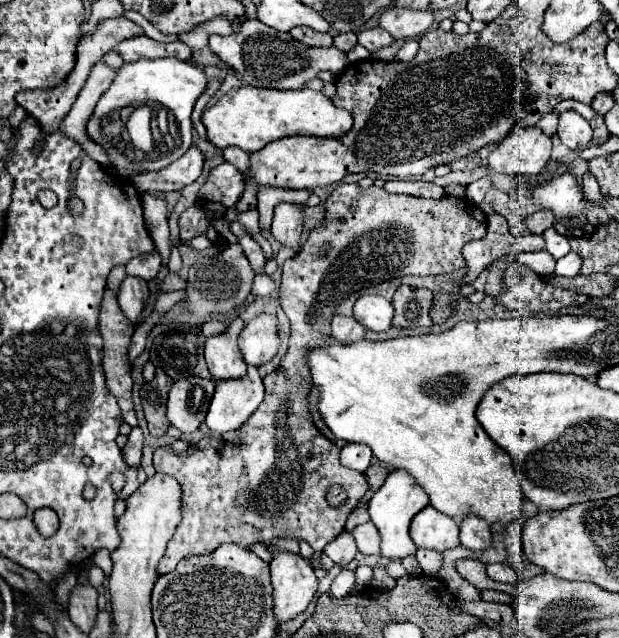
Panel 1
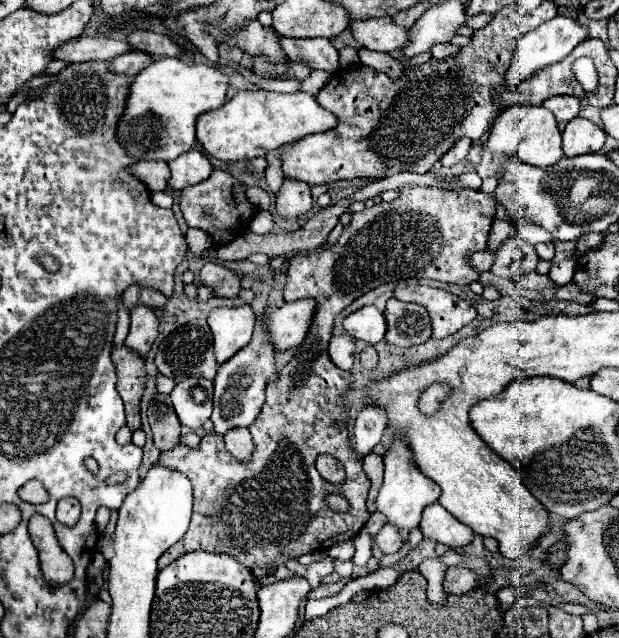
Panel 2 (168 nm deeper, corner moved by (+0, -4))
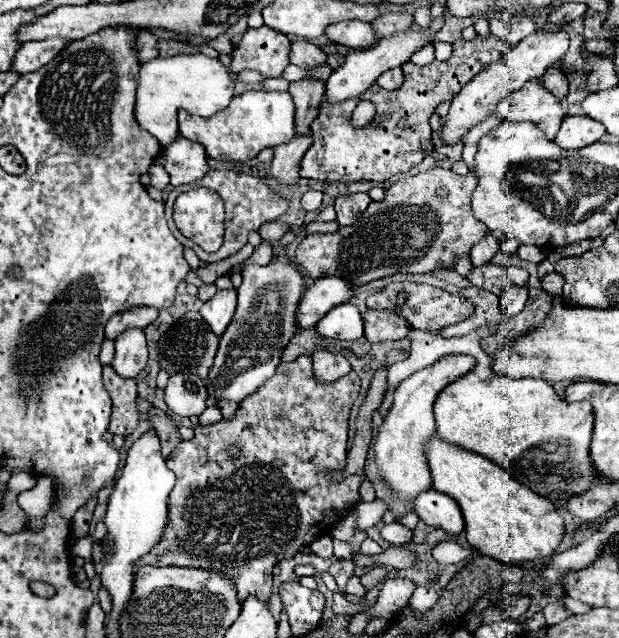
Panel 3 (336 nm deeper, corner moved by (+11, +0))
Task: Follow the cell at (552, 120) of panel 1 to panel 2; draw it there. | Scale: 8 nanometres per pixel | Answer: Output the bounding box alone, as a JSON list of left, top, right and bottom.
[542,96,580,122]

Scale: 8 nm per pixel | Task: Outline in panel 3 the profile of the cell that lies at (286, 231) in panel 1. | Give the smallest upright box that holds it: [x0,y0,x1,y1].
[271,130,313,184]

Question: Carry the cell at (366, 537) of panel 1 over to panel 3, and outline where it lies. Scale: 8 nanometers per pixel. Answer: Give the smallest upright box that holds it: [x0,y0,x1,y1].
[381,522,413,544]

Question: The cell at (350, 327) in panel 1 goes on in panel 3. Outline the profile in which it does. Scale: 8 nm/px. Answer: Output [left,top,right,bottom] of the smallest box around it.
[313,350,351,384]

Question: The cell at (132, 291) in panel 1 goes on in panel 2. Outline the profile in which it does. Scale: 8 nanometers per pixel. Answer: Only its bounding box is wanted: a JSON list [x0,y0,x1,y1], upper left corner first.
[126,304,158,356]

